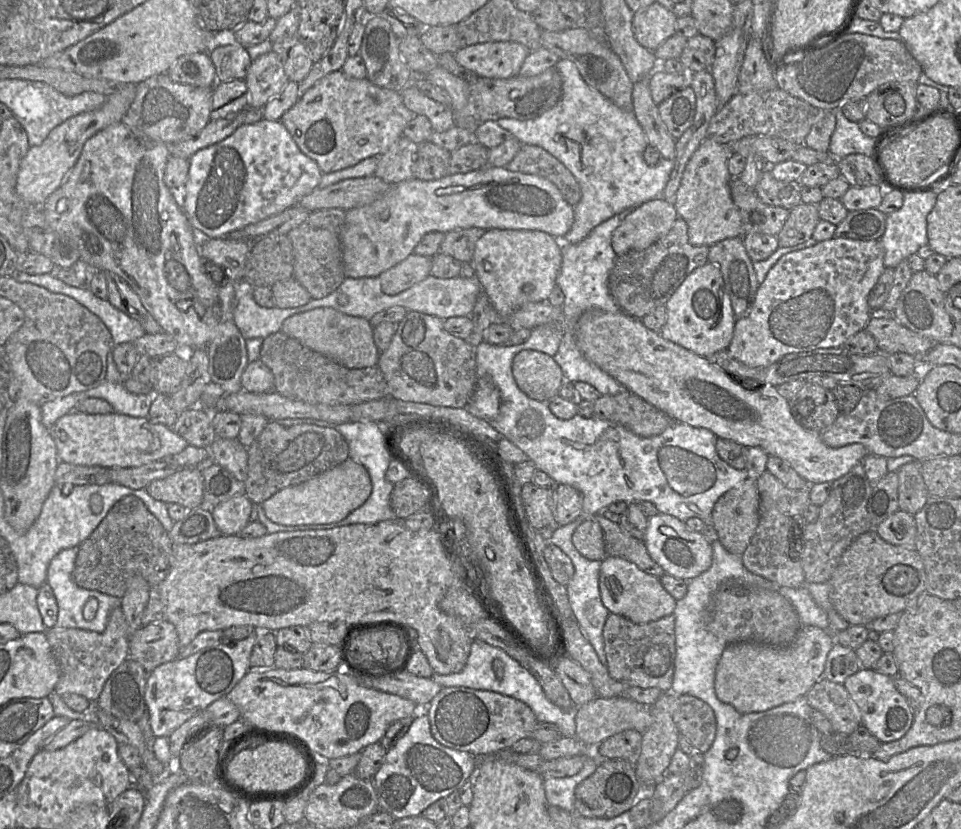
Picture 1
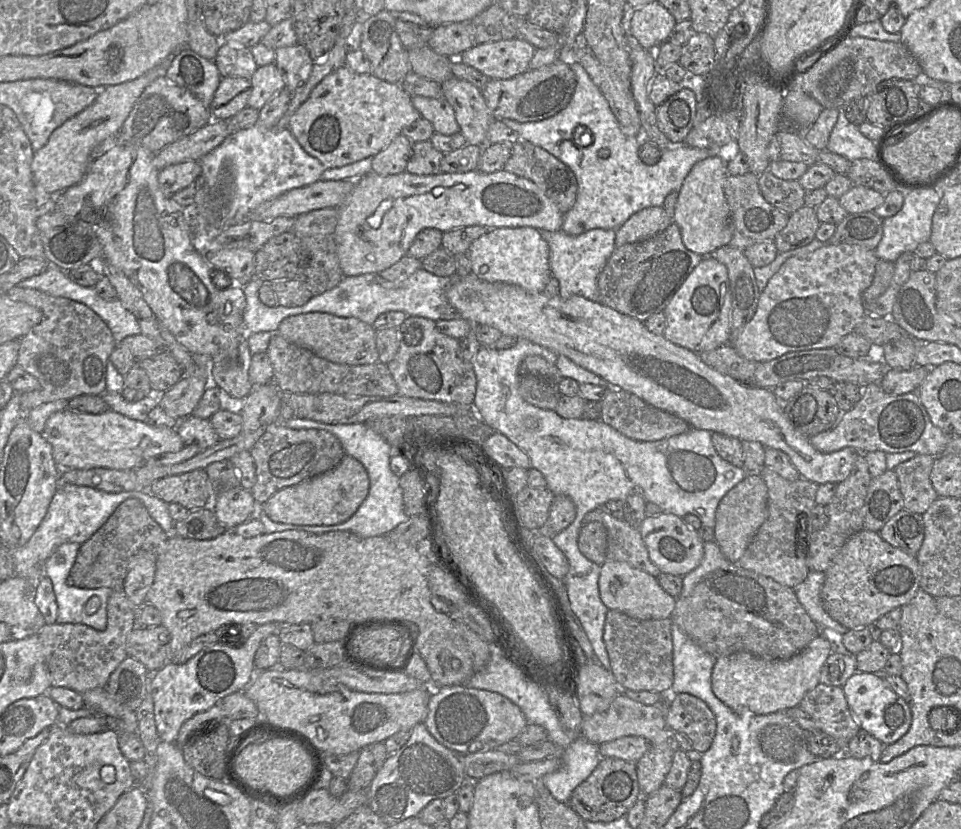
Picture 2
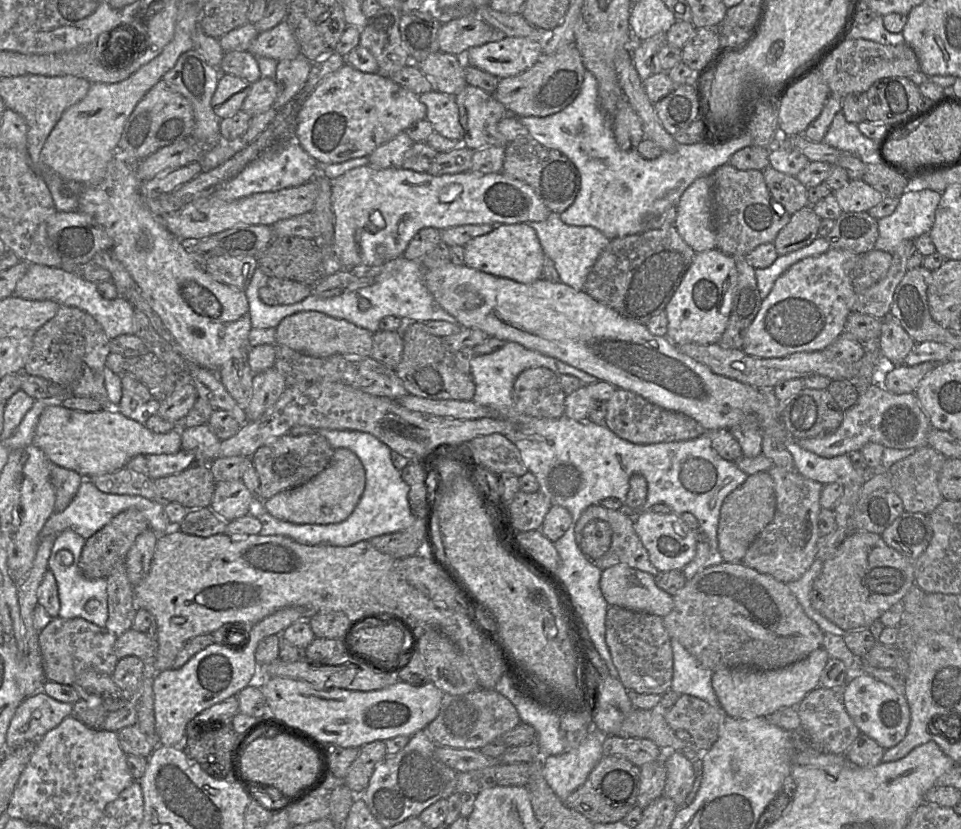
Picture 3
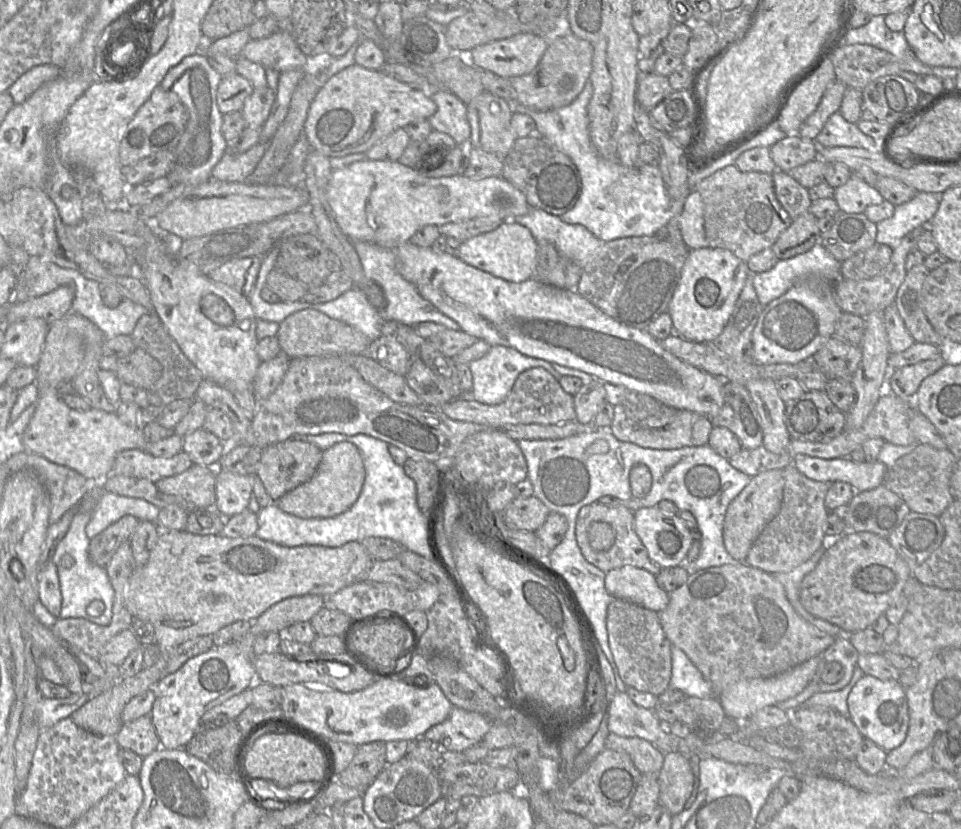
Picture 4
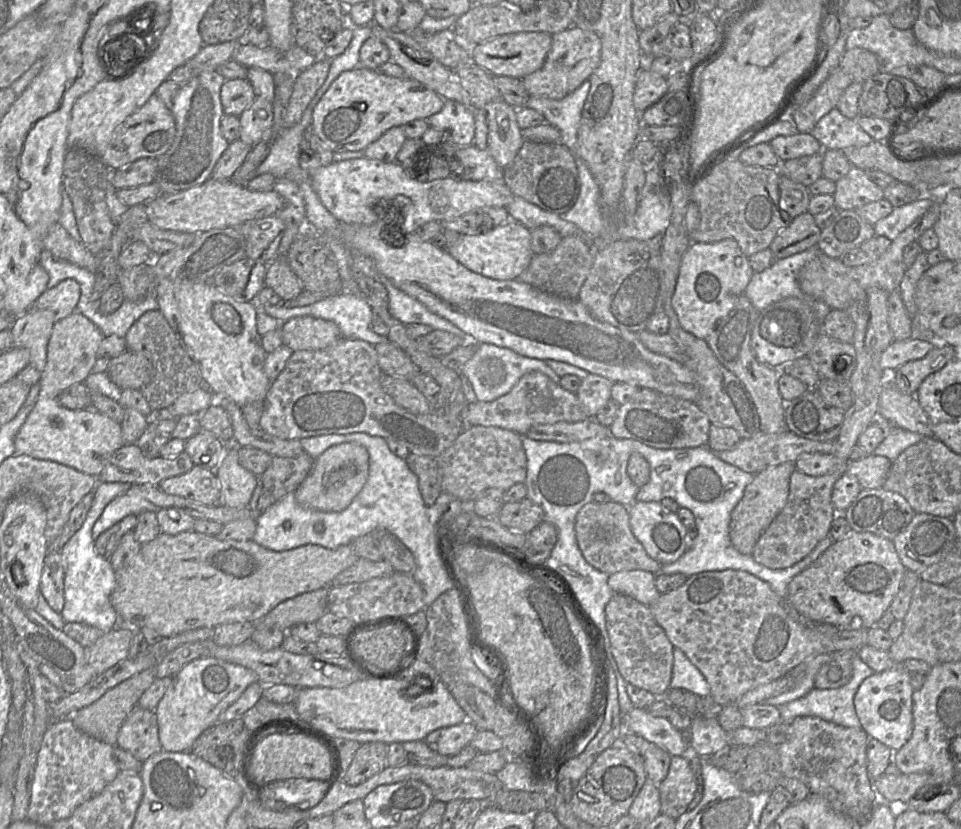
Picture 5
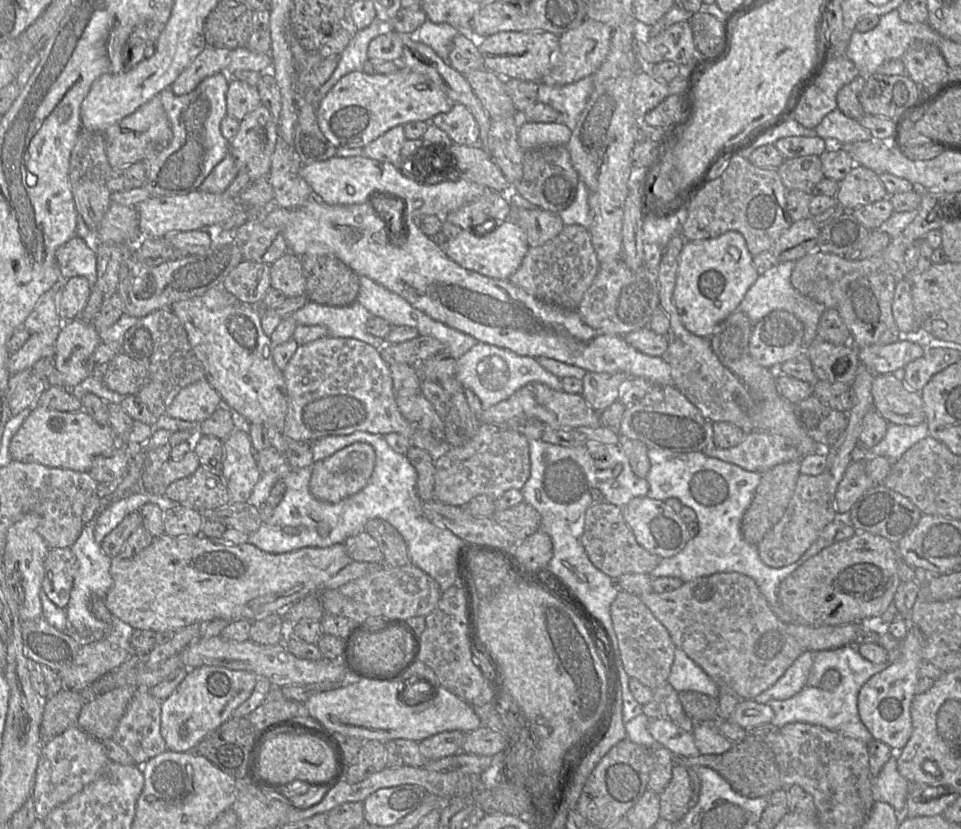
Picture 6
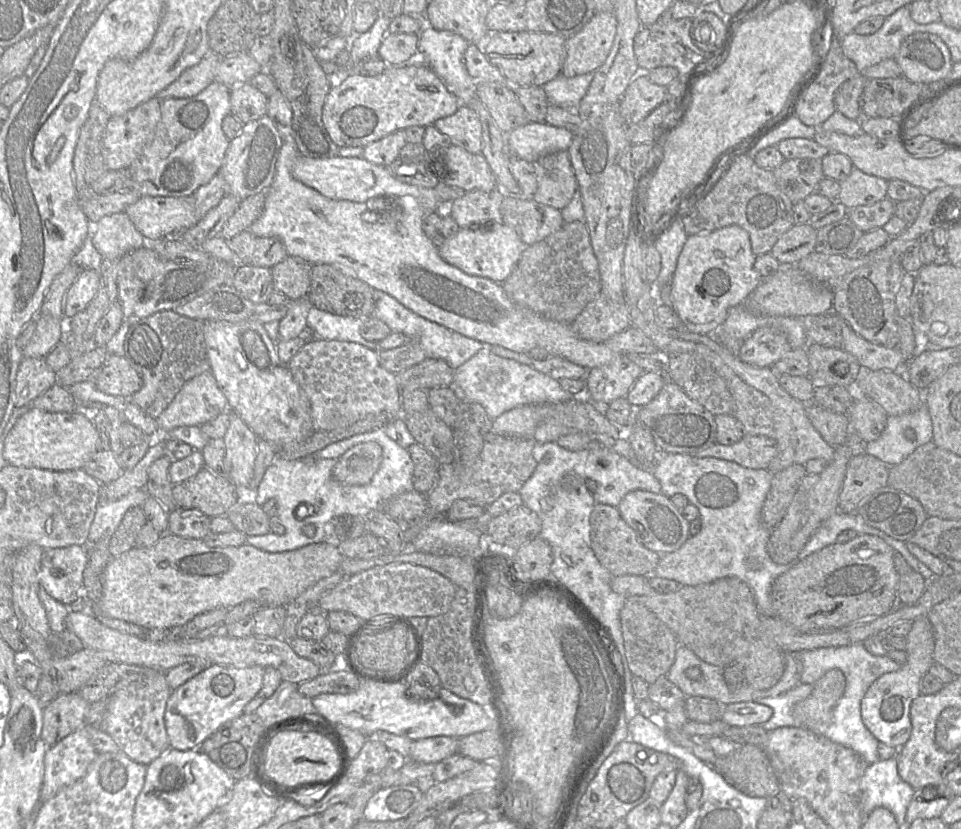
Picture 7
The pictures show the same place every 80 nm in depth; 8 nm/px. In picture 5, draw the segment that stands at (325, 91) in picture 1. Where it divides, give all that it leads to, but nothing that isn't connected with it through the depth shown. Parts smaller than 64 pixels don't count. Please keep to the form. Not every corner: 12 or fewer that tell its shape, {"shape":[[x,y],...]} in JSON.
{"shape":[[359,64],[332,82],[310,128],[333,153],[442,109],[412,78]]}

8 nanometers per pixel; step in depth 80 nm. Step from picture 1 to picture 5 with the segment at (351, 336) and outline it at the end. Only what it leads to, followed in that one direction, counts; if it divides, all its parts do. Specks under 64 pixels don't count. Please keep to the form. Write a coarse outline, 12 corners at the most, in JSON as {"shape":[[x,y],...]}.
{"shape":[[300,316],[281,322],[293,352],[325,349],[343,339],[328,320]]}

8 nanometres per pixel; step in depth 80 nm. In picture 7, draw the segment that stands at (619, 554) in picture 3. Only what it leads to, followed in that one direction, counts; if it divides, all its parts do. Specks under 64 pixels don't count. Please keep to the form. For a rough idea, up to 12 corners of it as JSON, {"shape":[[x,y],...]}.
{"shape":[[595,503],[590,547],[612,577],[650,576],[647,549],[618,508]]}

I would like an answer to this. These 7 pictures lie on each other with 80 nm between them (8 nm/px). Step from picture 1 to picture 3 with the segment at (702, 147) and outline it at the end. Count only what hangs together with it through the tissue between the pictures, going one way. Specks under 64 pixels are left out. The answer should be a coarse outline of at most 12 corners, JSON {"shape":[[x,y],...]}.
{"shape":[[712,174],[681,195],[674,225],[696,253],[716,248]]}

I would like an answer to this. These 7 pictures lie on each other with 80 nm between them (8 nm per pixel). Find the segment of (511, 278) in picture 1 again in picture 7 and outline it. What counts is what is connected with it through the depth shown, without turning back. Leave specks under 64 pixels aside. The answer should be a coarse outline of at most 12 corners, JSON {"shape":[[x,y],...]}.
{"shape":[[502,222],[460,228],[438,251],[503,284],[526,245]]}

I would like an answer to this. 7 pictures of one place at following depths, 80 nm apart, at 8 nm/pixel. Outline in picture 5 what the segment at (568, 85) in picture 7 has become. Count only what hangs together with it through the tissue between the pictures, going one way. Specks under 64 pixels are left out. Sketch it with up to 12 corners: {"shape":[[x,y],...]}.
{"shape":[[588,79],[563,99],[530,96],[525,107],[558,128],[573,152]]}

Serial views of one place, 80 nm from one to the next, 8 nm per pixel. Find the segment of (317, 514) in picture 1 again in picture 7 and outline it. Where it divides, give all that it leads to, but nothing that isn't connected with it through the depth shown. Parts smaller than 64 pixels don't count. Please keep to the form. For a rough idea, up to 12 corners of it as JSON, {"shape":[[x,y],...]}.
{"shape":[[359,443],[342,454],[333,477],[367,484],[382,461],[382,448]]}

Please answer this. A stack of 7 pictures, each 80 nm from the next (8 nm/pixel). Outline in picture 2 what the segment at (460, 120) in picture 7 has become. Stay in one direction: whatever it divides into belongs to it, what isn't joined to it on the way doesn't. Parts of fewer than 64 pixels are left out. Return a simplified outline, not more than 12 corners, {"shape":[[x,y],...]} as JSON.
{"shape":[[413,96],[421,117],[436,133],[460,131],[445,97]]}

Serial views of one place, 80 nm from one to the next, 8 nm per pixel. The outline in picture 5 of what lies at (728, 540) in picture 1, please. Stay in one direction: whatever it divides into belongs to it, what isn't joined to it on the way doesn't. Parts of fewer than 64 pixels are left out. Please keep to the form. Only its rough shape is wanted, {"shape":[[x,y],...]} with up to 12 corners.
{"shape":[[794,462],[754,475],[731,512],[733,547],[750,555],[783,510]]}

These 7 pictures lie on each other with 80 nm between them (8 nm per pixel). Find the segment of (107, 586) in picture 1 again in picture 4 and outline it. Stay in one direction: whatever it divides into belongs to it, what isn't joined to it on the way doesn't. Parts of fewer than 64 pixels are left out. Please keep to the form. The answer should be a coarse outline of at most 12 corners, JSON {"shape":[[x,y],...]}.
{"shape":[[123,516],[92,538],[90,561],[106,568],[139,522]]}

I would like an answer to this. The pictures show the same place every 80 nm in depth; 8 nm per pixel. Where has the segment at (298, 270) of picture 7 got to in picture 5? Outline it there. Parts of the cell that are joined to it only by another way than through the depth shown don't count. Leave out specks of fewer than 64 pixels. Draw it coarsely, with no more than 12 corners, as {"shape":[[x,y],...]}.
{"shape":[[285,256],[268,265],[265,286],[283,301],[304,290]]}

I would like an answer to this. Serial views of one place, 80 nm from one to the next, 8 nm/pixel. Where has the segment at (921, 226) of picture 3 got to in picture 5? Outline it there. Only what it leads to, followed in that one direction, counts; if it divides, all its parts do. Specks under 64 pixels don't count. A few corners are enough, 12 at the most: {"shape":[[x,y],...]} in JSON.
{"shape":[[934,197],[894,207],[874,226],[891,241],[922,216]]}

